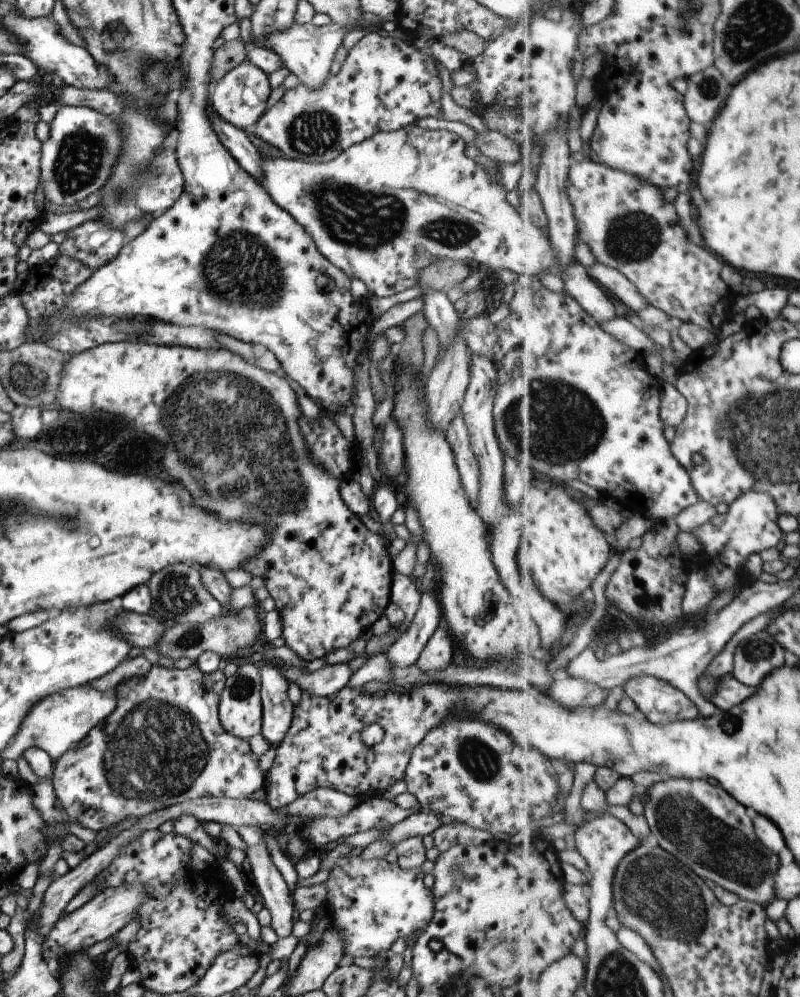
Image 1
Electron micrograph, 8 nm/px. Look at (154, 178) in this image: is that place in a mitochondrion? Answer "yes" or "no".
yes

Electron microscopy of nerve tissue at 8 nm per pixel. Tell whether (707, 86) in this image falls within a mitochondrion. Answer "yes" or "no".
yes

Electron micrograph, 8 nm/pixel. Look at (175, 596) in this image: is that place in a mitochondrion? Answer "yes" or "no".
yes

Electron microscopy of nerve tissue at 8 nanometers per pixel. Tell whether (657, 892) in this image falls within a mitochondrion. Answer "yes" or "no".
yes

